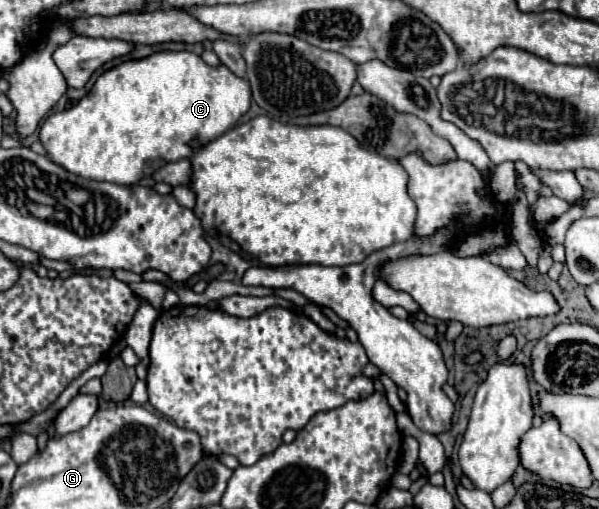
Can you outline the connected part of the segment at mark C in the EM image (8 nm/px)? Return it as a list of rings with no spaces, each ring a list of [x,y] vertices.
[[[162,51],[162,53],[154,53],[154,55],[150,55],[150,57],[146,57],[146,59],[140,59],[140,61],[122,63],[122,65],[114,67],[112,71],[106,71],[104,75],[100,75],[100,77],[96,79],[92,91],[90,91],[84,99],[80,99],[80,101],[76,103],[76,107],[66,109],[66,111],[60,111],[60,113],[50,113],[50,115],[46,117],[46,121],[44,121],[42,127],[40,127],[40,143],[42,143],[42,147],[46,149],[50,161],[54,161],[56,165],[64,167],[66,171],[70,171],[70,173],[74,173],[74,175],[78,175],[78,177],[94,179],[94,181],[108,181],[108,183],[118,183],[118,185],[134,185],[136,181],[140,181],[140,179],[152,175],[152,173],[142,173],[142,169],[144,169],[144,171],[154,171],[154,169],[166,165],[166,163],[180,161],[180,159],[188,159],[188,157],[194,153],[194,149],[188,147],[192,139],[200,137],[200,145],[206,145],[206,143],[214,141],[216,137],[220,137],[222,133],[226,133],[226,131],[228,131],[230,127],[234,127],[236,121],[248,111],[250,99],[252,99],[252,97],[250,97],[248,83],[246,83],[244,79],[236,77],[234,73],[230,73],[228,67],[222,65],[222,67],[214,69],[214,67],[206,65],[206,63],[202,61],[202,57],[198,57],[198,55],[190,53],[190,51]]]

